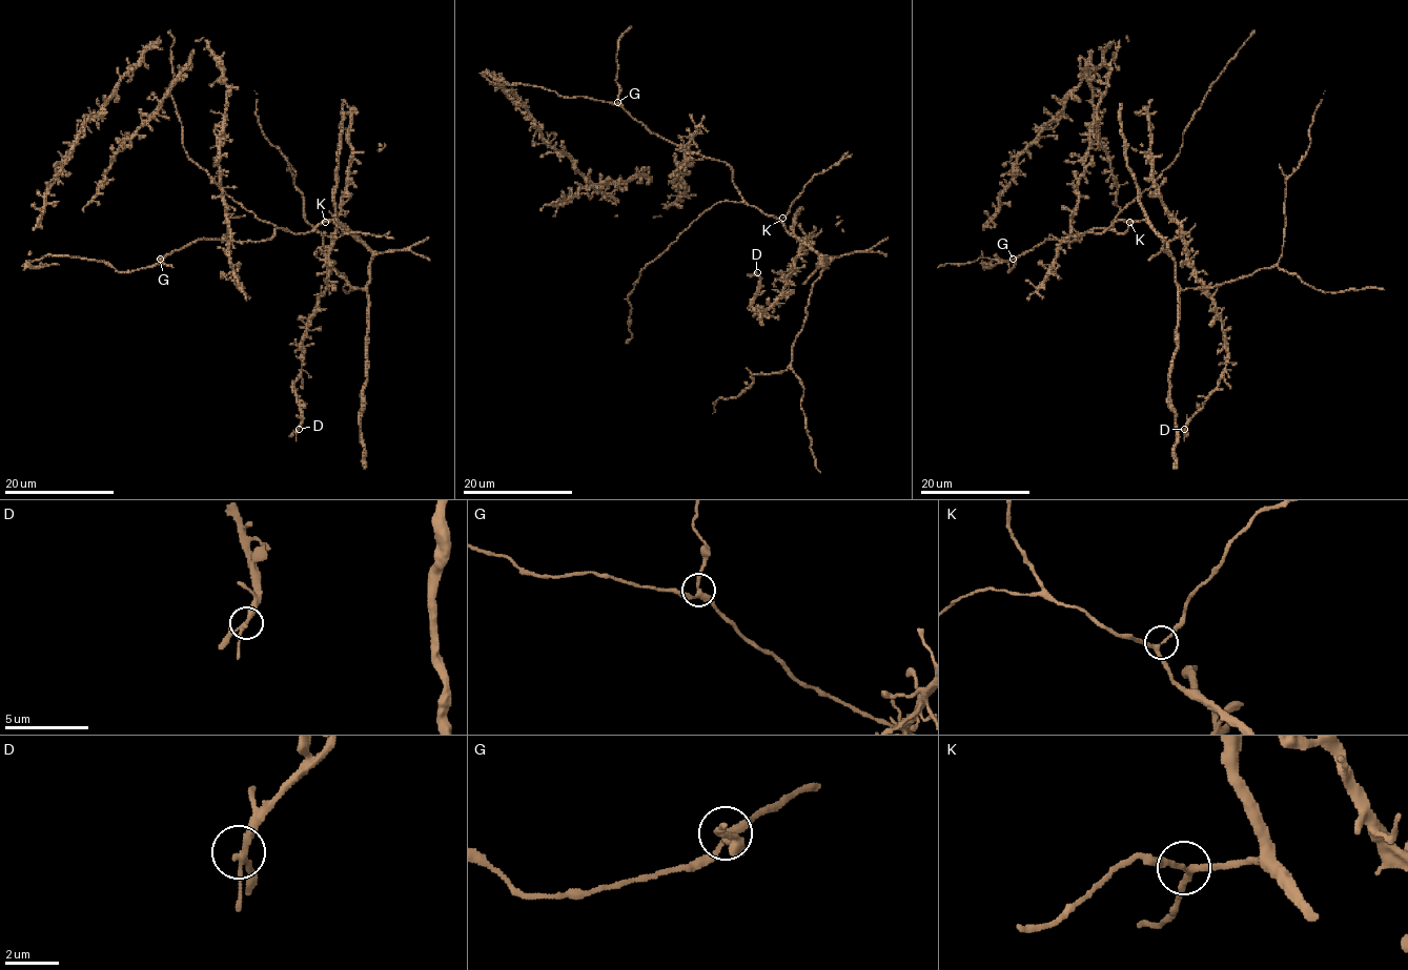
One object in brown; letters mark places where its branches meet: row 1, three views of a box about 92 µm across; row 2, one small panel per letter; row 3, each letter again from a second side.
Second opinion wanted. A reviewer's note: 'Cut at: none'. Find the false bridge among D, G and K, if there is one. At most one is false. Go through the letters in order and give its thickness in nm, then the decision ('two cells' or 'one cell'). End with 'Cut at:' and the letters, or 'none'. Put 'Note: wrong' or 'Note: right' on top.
Note: right
D: 180 nm thick; one cell
G: 240 nm thick; one cell
K: 190 nm thick; one cell
Cut at: none

